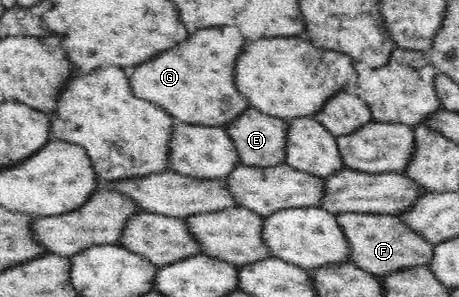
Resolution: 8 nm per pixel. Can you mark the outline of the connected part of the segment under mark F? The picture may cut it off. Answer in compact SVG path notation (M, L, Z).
M357 212L335 213L338 224L349 242L349 258L361 271L375 277L385 277L407 267L423 267L433 259L433 247L424 237L417 235L391 214L366 214Z

